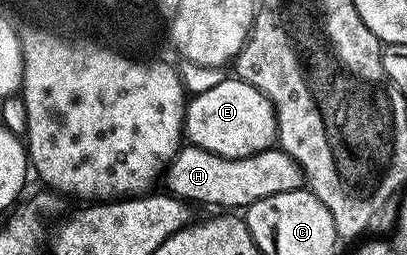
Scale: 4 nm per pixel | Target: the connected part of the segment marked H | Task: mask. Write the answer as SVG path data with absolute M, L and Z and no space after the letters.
M186 144L166 170L163 183L169 187L168 192L172 196L186 203L198 201L201 205L222 205L225 208L222 210L225 211L241 211L259 199L306 188L307 178L299 163L291 155L284 153L280 147L264 149L262 153L246 157L220 157L211 151L200 149L198 145Z

